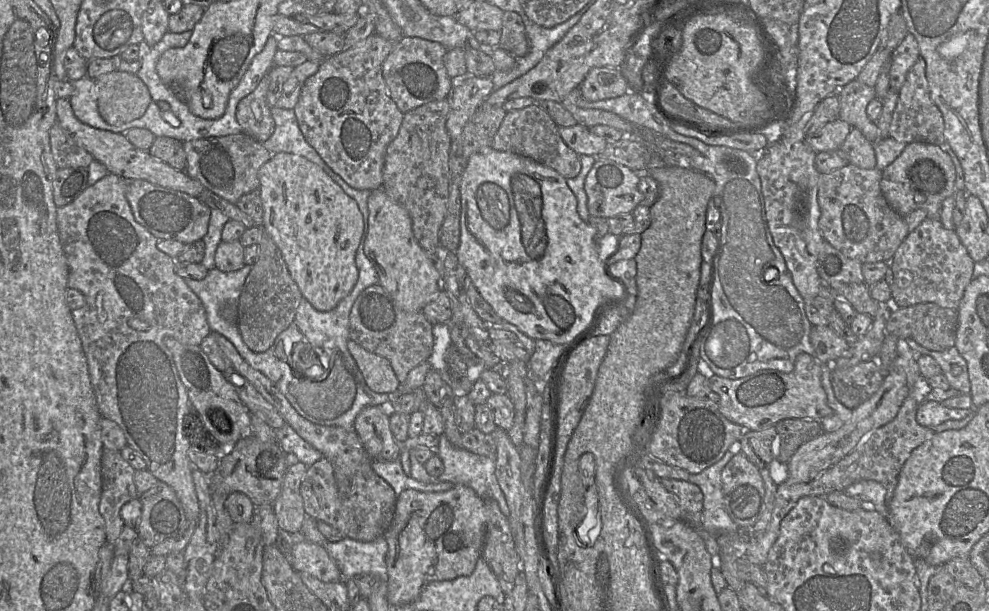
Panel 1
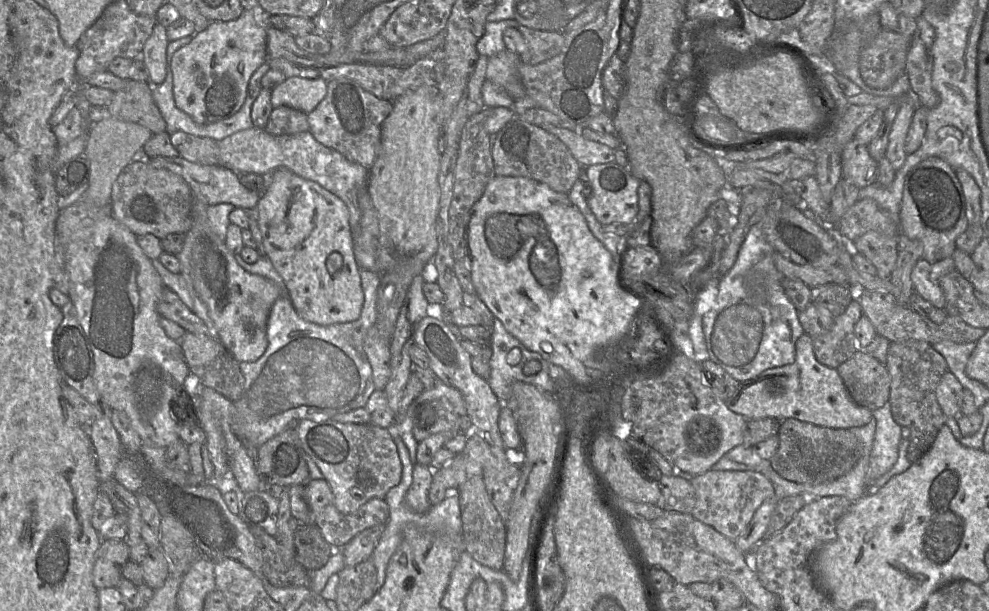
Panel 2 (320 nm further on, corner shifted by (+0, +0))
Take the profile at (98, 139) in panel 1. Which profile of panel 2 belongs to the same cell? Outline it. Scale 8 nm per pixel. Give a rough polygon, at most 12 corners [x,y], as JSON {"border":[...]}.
{"border":[[178,157],[147,159],[189,185],[208,206],[228,203],[255,211],[262,195],[219,165]]}

